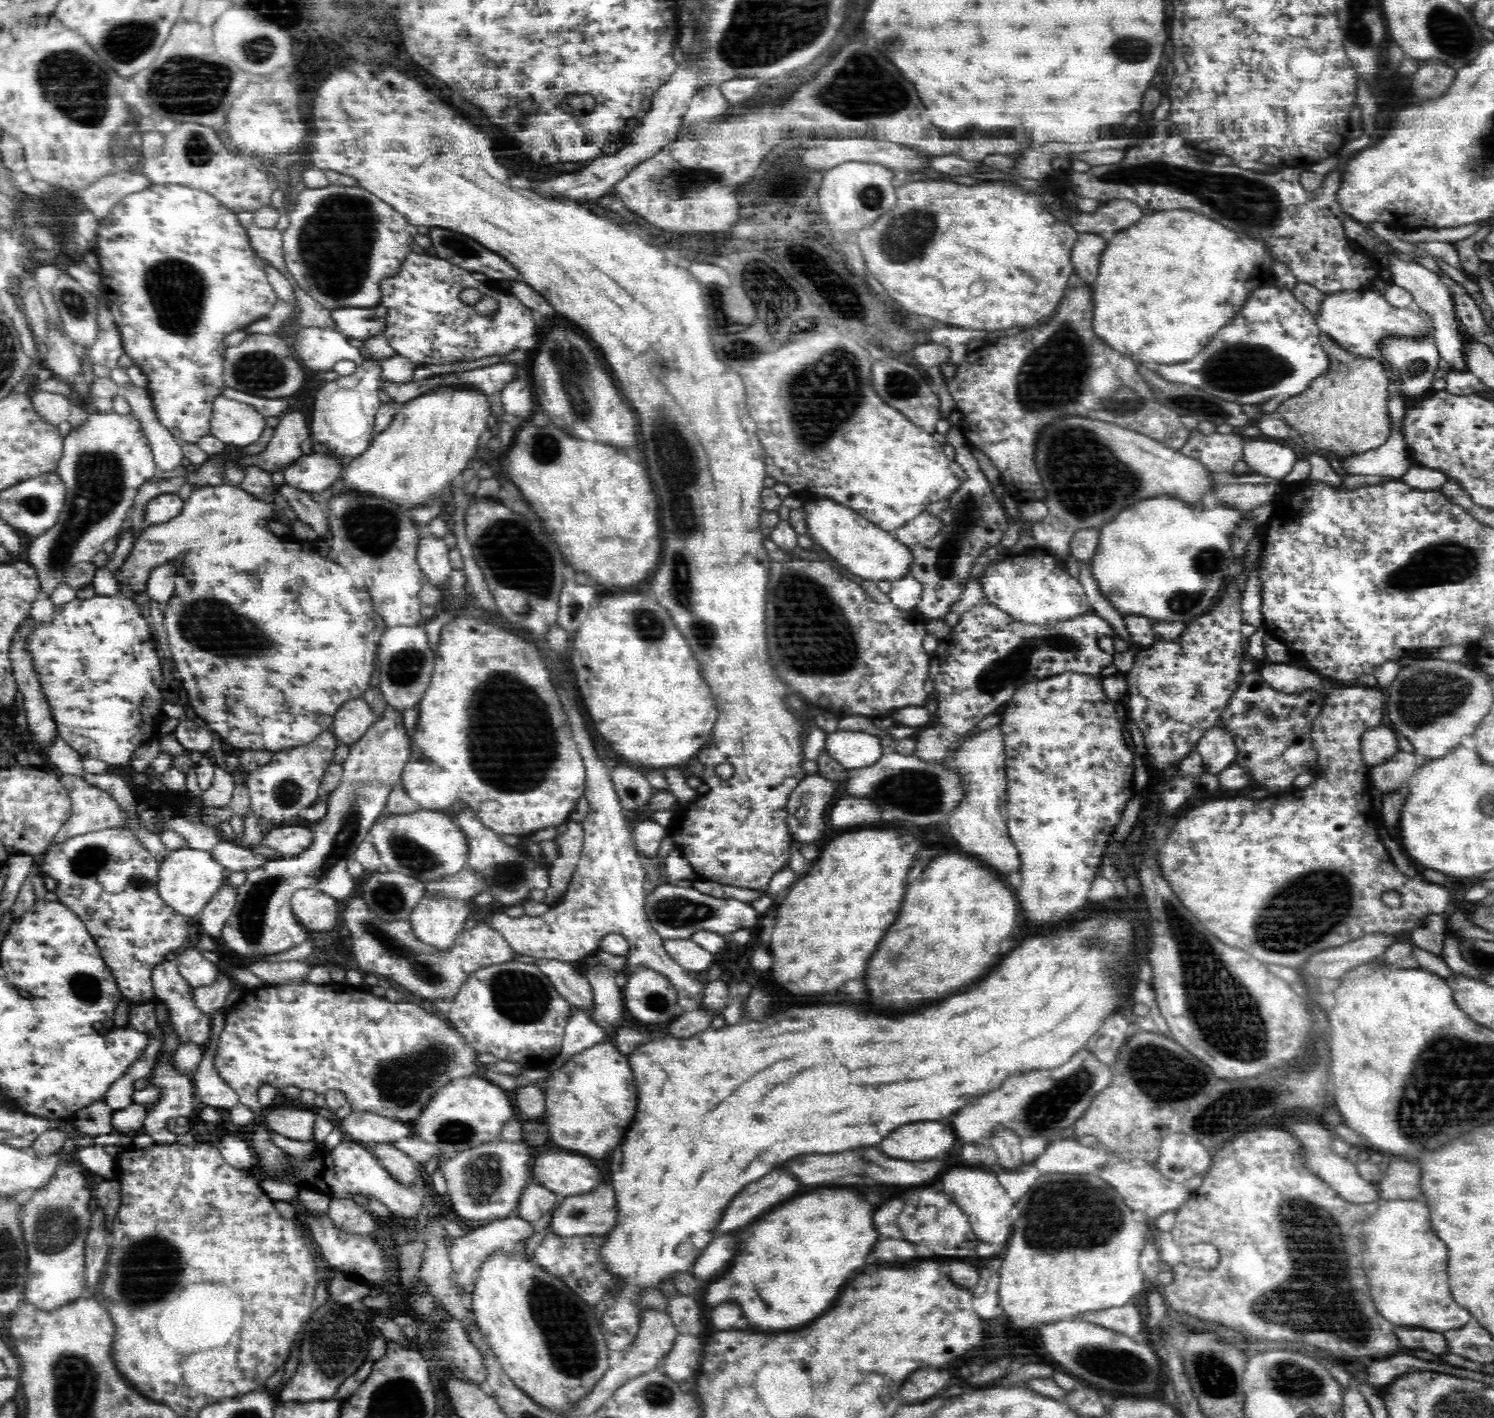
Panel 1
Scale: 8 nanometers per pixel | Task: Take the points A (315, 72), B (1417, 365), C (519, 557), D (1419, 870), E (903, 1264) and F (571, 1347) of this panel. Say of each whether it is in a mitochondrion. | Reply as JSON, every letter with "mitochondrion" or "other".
{"A":"other","B":"mitochondrion","C":"mitochondrion","D":"other","E":"other","F":"mitochondrion"}

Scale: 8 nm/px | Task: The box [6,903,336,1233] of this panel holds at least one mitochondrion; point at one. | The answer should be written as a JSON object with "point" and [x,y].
{"point":[83,985]}

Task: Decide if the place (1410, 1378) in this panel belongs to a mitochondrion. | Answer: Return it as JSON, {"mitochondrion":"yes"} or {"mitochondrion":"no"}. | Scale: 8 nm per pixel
{"mitochondrion":"no"}

